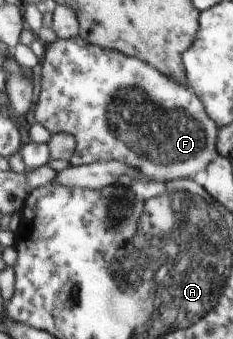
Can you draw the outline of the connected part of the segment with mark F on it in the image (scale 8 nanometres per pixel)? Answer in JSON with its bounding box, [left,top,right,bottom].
[34,37,217,182]

